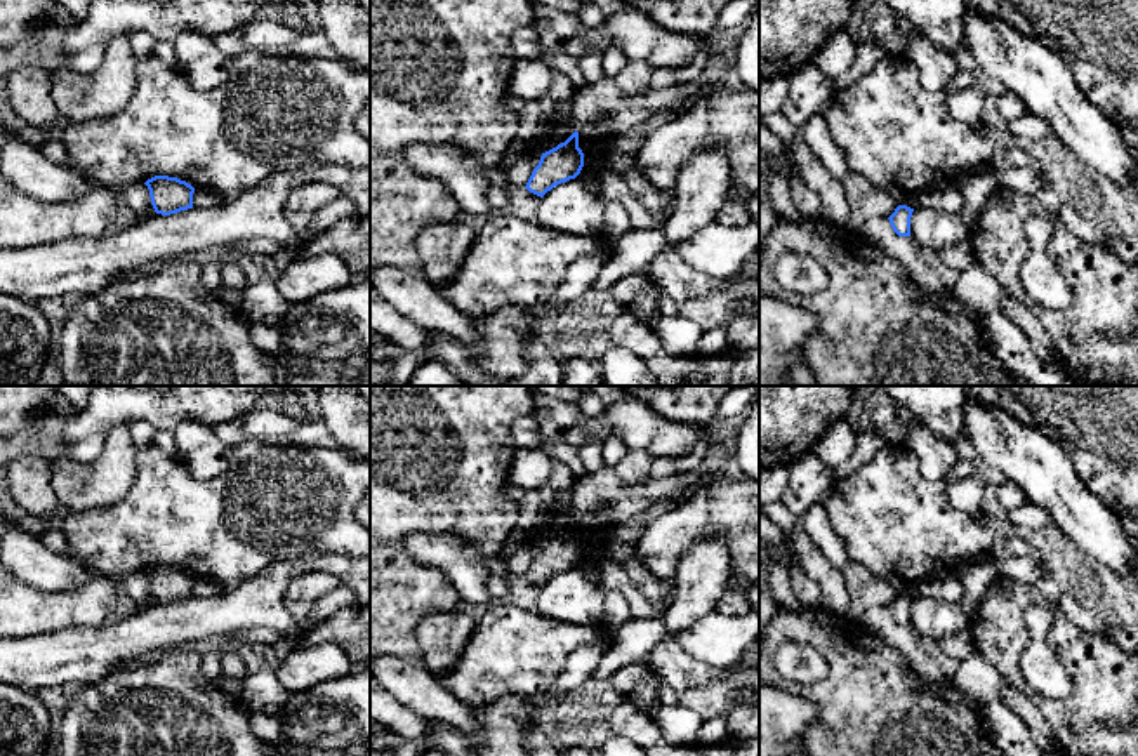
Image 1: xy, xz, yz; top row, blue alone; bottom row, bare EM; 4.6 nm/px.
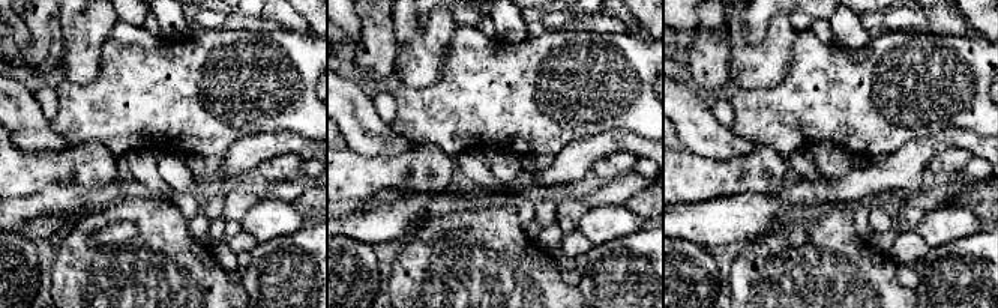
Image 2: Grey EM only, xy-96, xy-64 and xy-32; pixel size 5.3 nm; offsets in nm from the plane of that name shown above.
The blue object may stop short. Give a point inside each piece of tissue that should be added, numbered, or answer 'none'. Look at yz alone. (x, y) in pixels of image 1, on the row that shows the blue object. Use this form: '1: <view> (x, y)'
none

